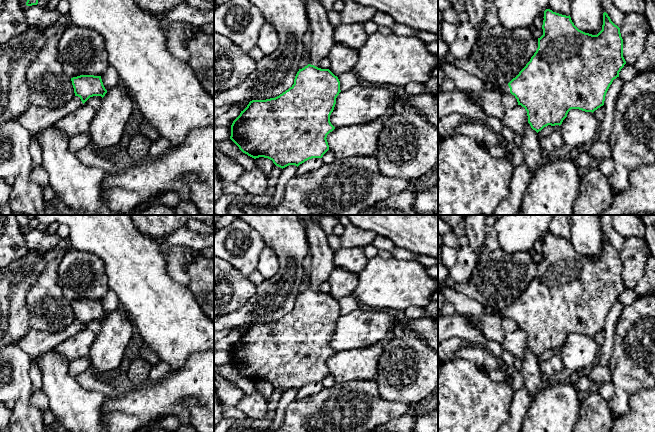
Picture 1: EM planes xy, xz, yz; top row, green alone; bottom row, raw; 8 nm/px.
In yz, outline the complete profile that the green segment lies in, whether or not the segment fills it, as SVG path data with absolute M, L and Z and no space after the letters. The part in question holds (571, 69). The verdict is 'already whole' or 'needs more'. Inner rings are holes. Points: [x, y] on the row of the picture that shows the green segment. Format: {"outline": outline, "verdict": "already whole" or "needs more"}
{"outline": "M546 9L543 18L543 35L538 38L538 48L519 74L505 85L497 86L490 83L483 85L487 91L514 95L518 105L527 111L528 123L537 133L548 125L560 126L571 109L593 113L603 106L610 85L619 77L619 72L626 64L620 28L611 21L606 12L603 13L602 30L597 35L579 30L570 15L566 16Z", "verdict": "needs more"}

